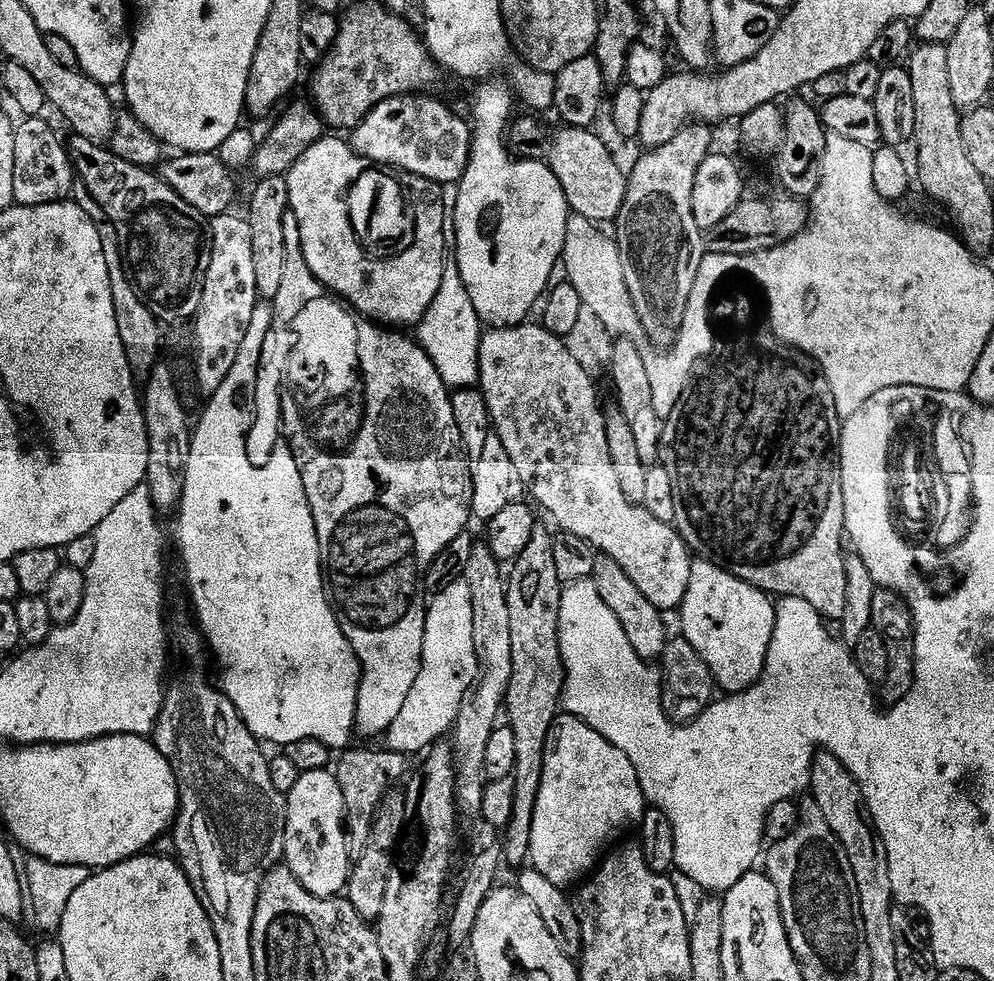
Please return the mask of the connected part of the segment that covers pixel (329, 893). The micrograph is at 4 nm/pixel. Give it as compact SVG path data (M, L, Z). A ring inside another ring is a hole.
M310 769L301 771L294 790L286 794L286 834L284 835L284 859L283 863L302 882L310 894L318 898L336 898L348 887L350 875L349 837L346 835L346 813L343 802L342 791L331 771Z

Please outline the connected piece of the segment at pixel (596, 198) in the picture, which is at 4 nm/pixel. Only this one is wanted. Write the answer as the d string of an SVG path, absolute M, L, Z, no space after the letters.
M561 127L561 132L554 136L554 150L549 151L546 163L558 178L566 194L569 209L575 215L593 222L600 220L615 221L622 210L626 198L628 176L620 169L618 161L612 157L610 149L604 145L600 136L595 136L592 128Z

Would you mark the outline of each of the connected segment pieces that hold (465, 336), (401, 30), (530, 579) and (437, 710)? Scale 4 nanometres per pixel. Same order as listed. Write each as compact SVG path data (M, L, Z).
M445 247L442 254L442 286L438 286L438 294L434 302L430 302L430 310L426 310L420 320L418 331L420 347L430 362L434 362L434 370L438 370L448 389L474 388L479 385L482 325L478 310L474 310L474 302L470 302L470 294L466 294L466 282L462 282L460 277L455 247Z
M378 2L350 8L343 13L344 17L339 17L337 38L312 76L311 103L332 130L358 127L374 106L392 96L427 93L442 75L421 33L417 29L415 32L403 20L403 15L389 12Z
M538 526L526 545L526 550L511 565L512 577L507 577L508 609L510 610L510 643L514 650L514 672L510 674L510 686L506 701L506 720L514 730L515 757L512 778L514 780L514 804L512 820L506 827L508 837L502 840L503 855L509 864L523 865L530 846L530 830L534 818L534 806L538 802L538 790L542 786L542 770L546 754L546 738L550 726L562 708L564 690L564 660L560 657L560 594L562 585L558 569L554 567L554 536L544 526Z
M462 579L446 586L446 590L435 593L427 605L420 668L410 686L410 692L406 694L402 710L387 730L387 747L401 754L423 753L451 733L458 718L458 706L462 706L466 690L470 690L475 682L477 670L474 606L470 606L470 586Z

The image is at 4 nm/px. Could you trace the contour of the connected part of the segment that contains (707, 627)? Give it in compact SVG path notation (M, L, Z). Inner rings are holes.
M696 558L678 615L684 627L683 639L698 650L712 671L713 681L719 687L721 684L725 693L744 692L760 679L776 625L776 604L771 595L740 580L711 558Z

